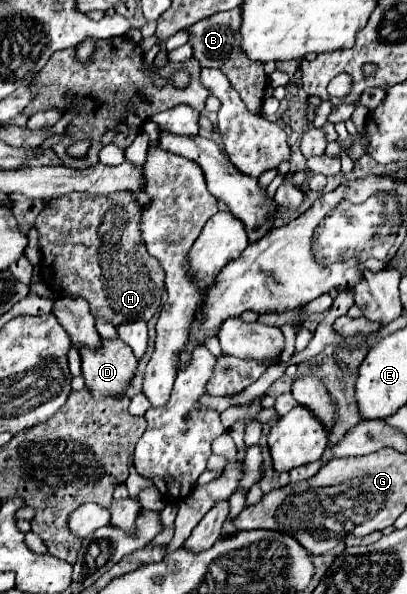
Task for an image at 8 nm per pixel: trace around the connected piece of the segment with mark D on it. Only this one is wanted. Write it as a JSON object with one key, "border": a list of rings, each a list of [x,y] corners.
{"border":[[[101,338],[99,350],[87,346],[77,348],[81,354],[81,372],[93,398],[123,396],[137,372],[137,358],[131,354],[131,348],[119,338]]]}

